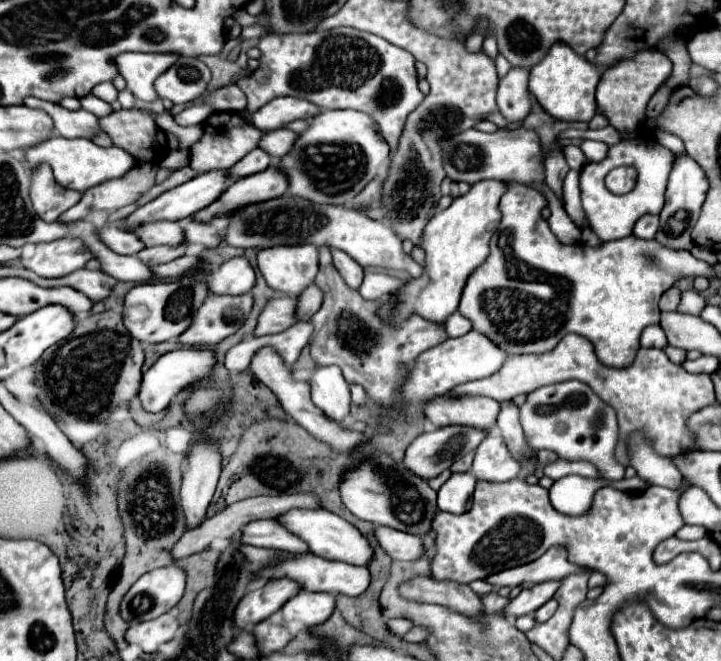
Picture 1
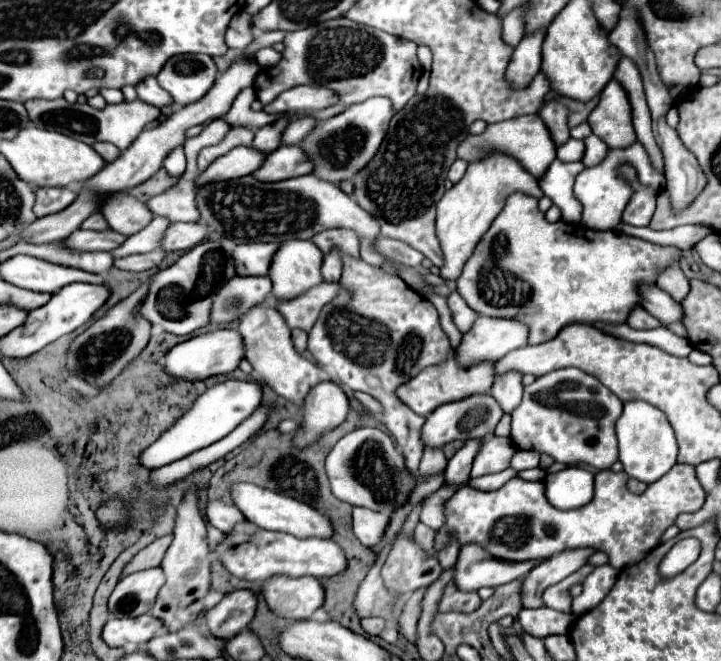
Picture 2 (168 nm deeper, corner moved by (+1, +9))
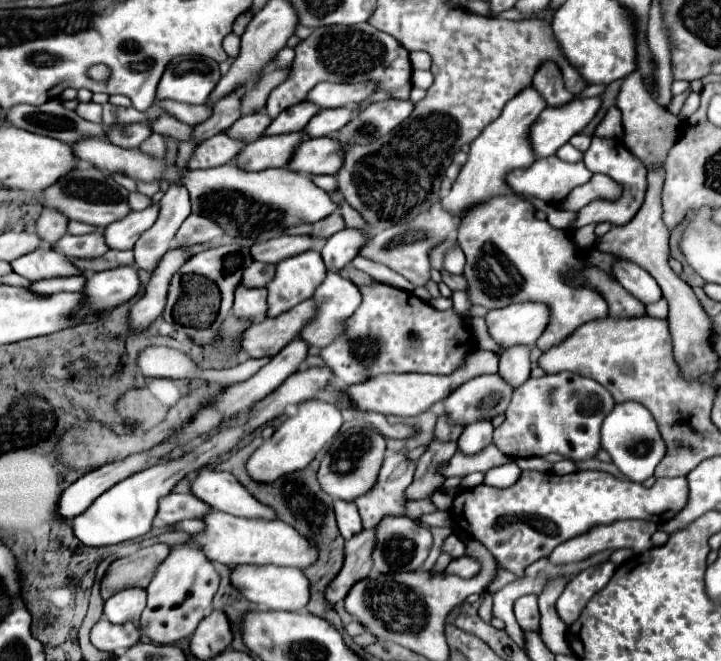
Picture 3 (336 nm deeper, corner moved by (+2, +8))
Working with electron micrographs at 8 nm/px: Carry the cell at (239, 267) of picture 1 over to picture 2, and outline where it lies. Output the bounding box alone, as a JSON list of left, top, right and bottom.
[232,243,280,275]

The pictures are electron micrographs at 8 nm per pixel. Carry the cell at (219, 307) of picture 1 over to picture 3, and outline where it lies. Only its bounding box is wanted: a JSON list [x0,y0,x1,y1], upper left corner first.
[243,262,275,288]

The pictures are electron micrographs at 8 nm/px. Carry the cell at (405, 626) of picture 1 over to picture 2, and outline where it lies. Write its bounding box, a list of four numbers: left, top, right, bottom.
[362,617,384,635]

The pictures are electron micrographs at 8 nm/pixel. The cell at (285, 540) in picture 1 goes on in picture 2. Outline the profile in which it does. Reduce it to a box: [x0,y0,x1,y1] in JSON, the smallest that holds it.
[204,501,244,533]

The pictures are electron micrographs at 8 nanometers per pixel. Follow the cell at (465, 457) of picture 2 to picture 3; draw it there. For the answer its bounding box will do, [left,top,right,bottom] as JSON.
[457,422,493,456]

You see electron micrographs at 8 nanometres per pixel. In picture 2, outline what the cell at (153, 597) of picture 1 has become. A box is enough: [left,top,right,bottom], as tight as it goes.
[108,567,164,617]

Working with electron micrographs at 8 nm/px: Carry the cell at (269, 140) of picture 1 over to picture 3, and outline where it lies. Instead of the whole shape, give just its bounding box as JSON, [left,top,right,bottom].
[305,108,353,138]

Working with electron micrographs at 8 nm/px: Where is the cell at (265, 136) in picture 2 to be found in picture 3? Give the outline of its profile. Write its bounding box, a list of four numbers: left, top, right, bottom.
[263,102,319,136]

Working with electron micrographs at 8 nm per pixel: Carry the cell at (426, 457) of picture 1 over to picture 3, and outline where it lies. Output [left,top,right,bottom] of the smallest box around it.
[443,374,513,426]

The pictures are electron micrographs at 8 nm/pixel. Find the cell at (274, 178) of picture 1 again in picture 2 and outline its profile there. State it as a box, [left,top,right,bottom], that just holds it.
[254,145,312,183]

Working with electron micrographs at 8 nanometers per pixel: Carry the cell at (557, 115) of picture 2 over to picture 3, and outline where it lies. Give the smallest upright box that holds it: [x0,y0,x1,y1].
[533,62,573,108]

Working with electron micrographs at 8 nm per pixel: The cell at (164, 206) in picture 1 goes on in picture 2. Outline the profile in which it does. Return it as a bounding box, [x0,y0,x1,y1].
[200,147,268,185]

